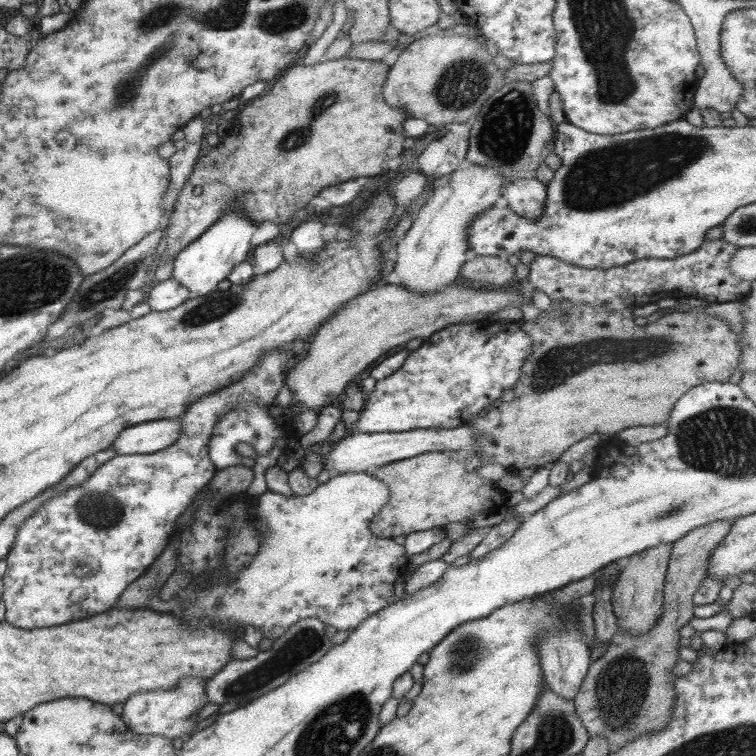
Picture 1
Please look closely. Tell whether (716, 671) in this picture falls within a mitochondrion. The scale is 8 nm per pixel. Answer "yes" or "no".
no

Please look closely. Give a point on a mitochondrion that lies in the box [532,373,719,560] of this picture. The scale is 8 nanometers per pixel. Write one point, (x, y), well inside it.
(673, 506)

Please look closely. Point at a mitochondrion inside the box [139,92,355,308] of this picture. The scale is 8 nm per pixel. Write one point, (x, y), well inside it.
(293, 140)

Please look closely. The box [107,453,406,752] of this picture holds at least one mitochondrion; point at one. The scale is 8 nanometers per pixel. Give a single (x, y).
(304, 643)

